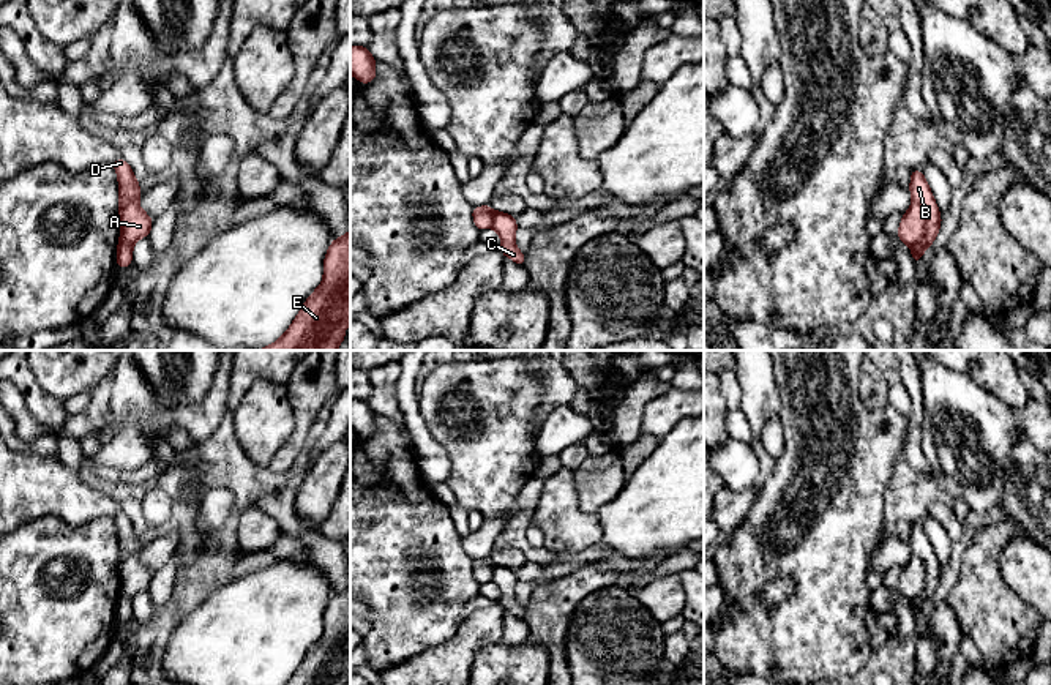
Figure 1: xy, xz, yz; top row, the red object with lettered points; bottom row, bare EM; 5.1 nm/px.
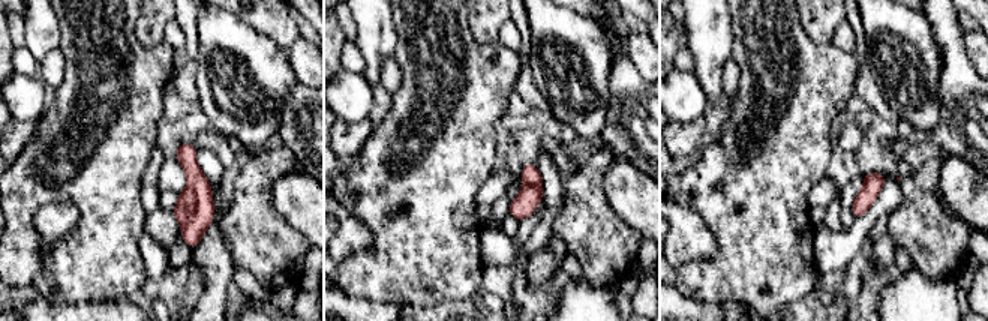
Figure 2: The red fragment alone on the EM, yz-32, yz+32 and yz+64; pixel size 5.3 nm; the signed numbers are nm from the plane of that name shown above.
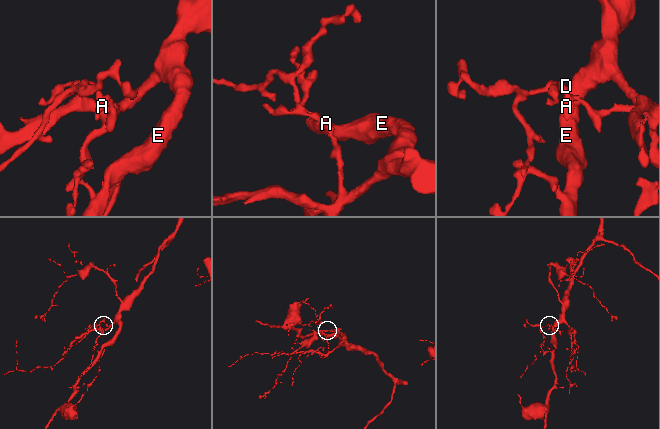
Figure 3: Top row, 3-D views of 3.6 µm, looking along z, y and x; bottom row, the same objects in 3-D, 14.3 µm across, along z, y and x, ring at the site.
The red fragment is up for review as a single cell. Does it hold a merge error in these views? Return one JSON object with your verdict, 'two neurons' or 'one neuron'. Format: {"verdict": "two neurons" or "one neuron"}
{"verdict": "two neurons"}

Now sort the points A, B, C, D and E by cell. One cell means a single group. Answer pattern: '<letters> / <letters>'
A C E / B D

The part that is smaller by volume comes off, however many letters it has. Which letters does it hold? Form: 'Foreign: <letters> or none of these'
Foreign: B, D

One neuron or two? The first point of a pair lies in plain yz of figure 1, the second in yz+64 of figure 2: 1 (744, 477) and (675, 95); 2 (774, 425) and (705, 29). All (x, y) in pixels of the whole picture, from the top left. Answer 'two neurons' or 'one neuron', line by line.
1: one neuron
2: two neurons

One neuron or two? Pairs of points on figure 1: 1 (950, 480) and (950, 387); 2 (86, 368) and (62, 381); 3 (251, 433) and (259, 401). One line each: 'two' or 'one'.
1: one
2: one
3: one

